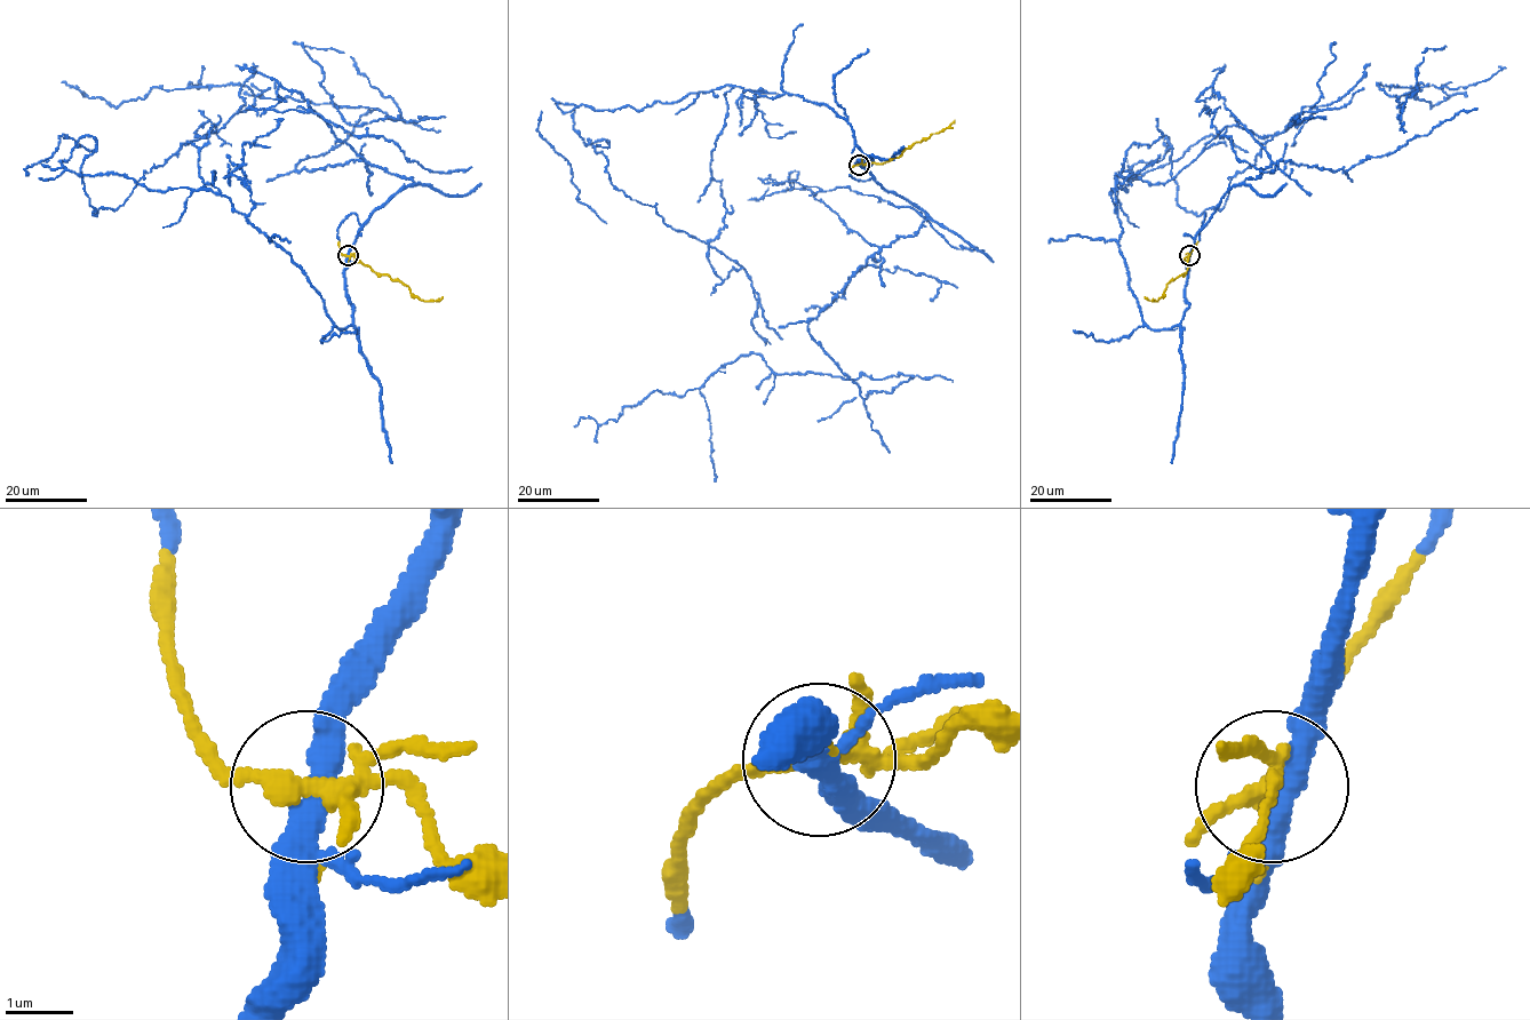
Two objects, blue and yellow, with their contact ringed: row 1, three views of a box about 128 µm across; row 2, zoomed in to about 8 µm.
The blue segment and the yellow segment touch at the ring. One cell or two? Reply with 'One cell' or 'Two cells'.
One cell

